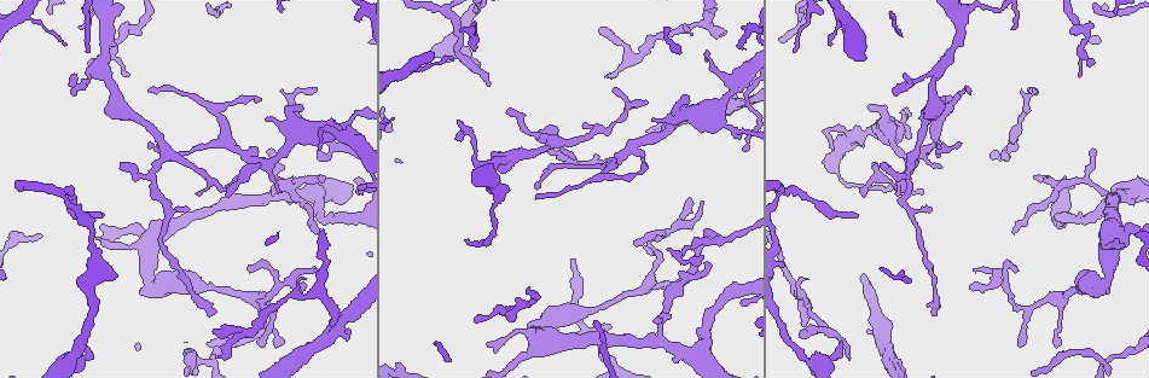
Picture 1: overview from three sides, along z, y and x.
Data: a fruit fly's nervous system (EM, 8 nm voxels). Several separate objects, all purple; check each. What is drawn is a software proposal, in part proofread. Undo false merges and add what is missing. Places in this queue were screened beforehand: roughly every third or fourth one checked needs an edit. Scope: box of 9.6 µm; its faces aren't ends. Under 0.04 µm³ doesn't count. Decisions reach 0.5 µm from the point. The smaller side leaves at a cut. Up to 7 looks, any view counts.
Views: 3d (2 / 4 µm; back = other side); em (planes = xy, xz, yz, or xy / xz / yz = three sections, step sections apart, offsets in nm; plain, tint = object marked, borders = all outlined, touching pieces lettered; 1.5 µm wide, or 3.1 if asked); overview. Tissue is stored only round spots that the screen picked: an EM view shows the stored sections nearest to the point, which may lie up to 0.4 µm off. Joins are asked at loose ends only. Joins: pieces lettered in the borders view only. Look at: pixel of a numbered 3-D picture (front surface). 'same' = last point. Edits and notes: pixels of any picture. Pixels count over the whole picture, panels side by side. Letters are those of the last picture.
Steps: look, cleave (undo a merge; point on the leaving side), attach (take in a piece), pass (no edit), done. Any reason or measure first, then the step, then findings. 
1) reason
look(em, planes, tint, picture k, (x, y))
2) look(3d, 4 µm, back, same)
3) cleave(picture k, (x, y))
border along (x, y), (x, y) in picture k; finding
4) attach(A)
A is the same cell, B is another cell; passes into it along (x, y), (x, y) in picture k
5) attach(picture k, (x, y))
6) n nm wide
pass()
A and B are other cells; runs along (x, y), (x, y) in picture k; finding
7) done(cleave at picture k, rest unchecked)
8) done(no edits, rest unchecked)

thin end
look(em, xy, step 8, borders, picture 1, (801, 331))

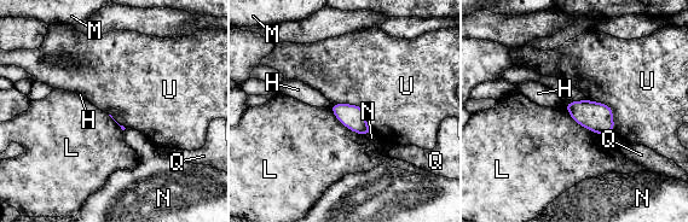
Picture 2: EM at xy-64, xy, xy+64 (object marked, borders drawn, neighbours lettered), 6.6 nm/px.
pass()
H, L, M, N, Q and U are other cells; border along (331, 103), (359, 105), (373, 132) in picture 2; none of them fits

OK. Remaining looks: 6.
free end
look(em, xz, step 8, borders, picture 1, (488, 85))

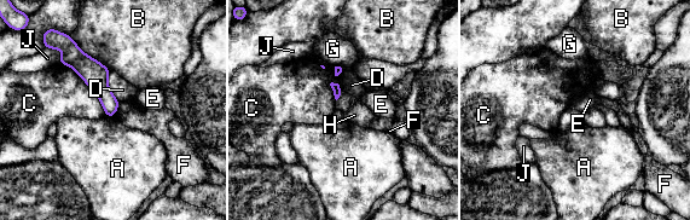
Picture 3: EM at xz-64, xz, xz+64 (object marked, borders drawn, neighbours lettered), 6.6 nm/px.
pass()
A, B, C, D, E, F, G, H and J are other cells; border along (120, 102), (114, 115) in picture 3; none of them fits

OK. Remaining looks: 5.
branch stops here
look(3d, 2 µm, back, picture 1, (839, 343))

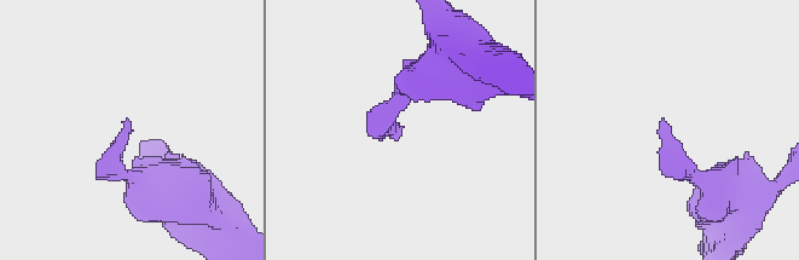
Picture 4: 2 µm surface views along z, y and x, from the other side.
shape alone is not enough
look(em, planes, borders, picture 4, (399, 133))

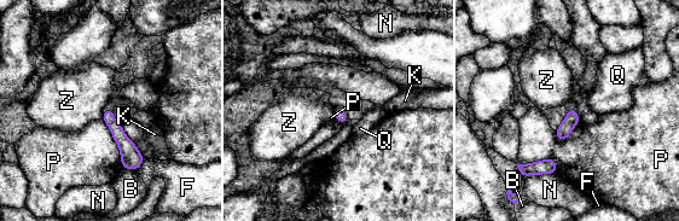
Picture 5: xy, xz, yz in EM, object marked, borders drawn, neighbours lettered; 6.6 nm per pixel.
pass()
B, F, K, N, P, Q and Z are other cells; none of them fits

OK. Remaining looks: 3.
done(no edits, rest unchecked)

